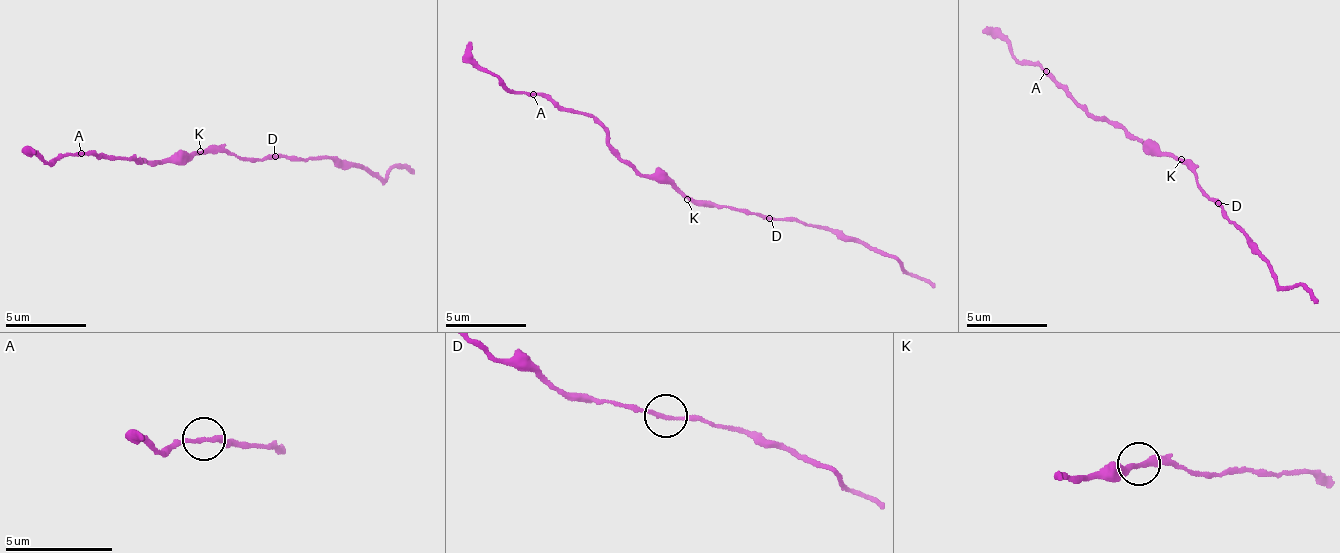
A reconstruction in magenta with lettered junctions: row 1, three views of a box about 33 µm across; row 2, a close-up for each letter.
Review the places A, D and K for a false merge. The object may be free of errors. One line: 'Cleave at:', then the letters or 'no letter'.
Cleave at: no letter

